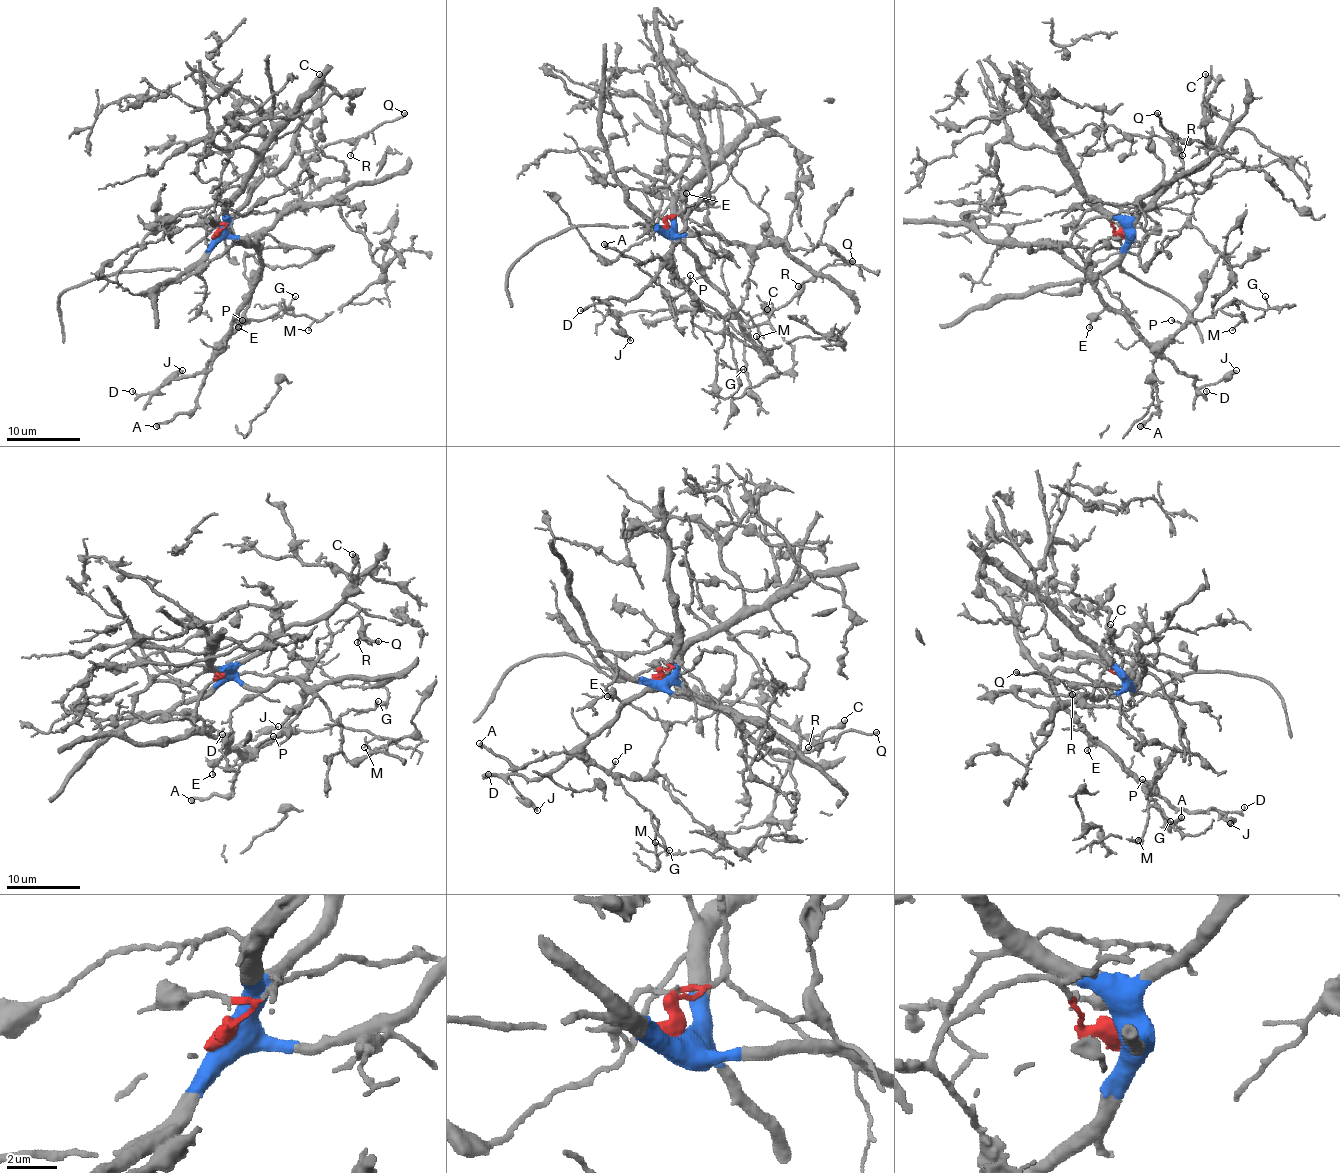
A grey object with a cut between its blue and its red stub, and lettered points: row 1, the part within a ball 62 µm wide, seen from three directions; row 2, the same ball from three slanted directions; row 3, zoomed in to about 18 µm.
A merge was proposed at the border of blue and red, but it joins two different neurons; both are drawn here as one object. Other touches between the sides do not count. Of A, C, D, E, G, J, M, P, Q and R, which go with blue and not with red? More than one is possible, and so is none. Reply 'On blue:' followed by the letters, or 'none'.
On blue: C, Q, R

